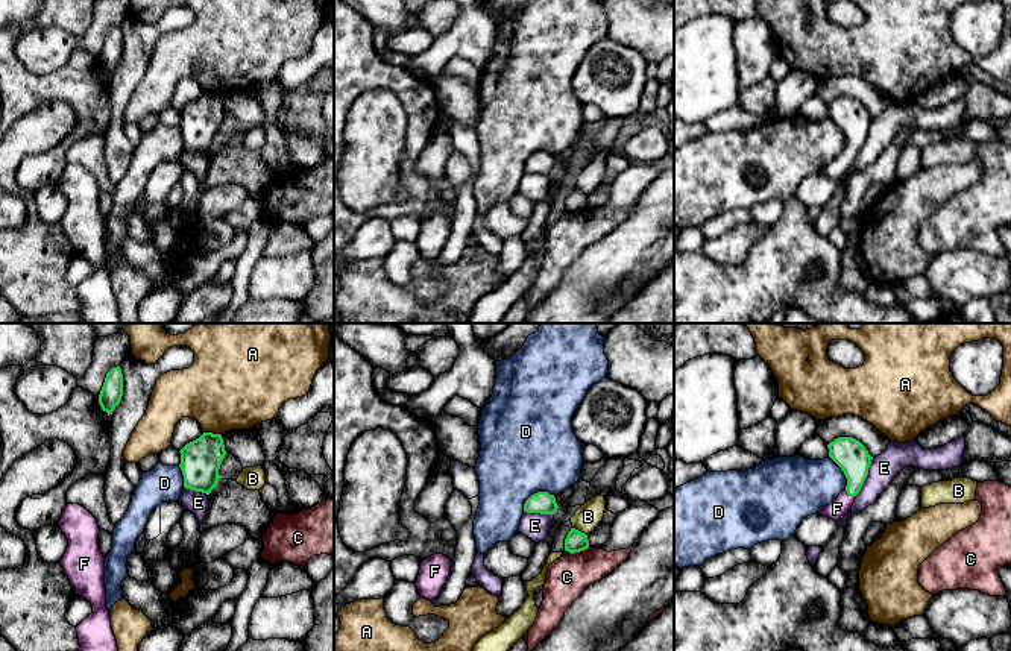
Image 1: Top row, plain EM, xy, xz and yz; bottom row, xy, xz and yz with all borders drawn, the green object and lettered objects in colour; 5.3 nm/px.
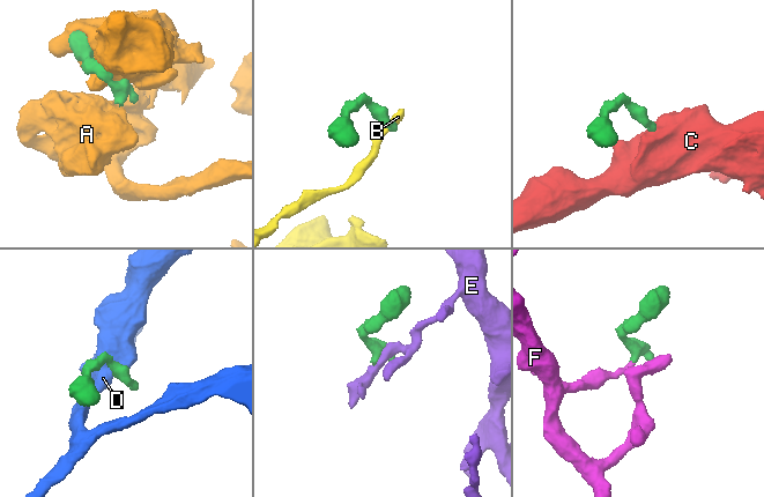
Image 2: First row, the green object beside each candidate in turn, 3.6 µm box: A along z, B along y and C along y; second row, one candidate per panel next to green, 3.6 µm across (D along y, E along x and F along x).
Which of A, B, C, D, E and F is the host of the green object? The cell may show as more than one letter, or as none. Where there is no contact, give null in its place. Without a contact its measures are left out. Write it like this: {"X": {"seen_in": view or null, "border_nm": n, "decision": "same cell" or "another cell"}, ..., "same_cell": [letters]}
{"A": {"seen_in": "xy", "border_nm": 100, "decision": "another cell"}, "B": {"seen_in": "xz", "border_nm": 90, "decision": "another cell"}, "C": {"seen_in": "xz", "border_nm": 110, "decision": "another cell"}, "D": {"seen_in": "xz", "border_nm": 190, "decision": "another cell"}, "E": {"seen_in": "yz", "border_nm": 220, "decision": "another cell"}, "F": {"seen_in": "yz", "border_nm": 70, "decision": "same cell"}, "same_cell": ["F"]}

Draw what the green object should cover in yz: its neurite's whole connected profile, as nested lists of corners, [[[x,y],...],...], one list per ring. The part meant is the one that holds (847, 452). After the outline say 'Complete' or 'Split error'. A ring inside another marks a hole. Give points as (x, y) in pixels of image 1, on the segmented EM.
[[[838,437],[827,445],[829,457],[841,467],[847,478],[846,489],[826,505],[820,514],[839,522],[852,508],[871,464],[873,457],[853,437]]]. Split error

